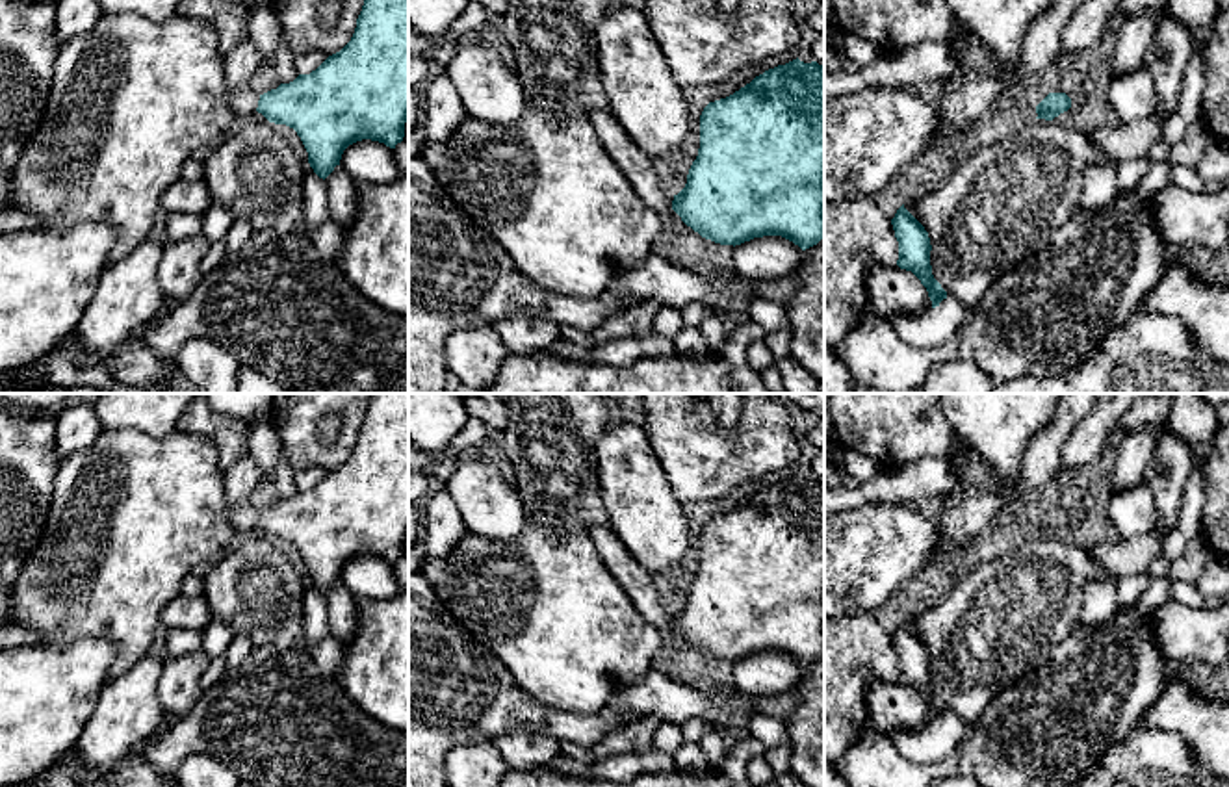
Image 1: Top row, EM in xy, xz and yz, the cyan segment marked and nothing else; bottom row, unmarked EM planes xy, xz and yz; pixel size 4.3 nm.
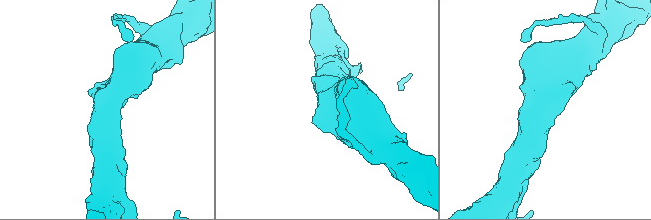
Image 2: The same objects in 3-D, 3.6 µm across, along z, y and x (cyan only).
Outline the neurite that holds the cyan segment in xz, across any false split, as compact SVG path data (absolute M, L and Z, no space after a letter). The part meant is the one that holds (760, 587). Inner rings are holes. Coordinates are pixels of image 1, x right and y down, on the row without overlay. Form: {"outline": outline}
{"outline": "M798 473L765 486L733 510L709 518L700 531L700 564L687 600L670 611L659 600L661 583L609 529L590 538L616 583L646 622L659 631L676 627L702 653L741 661L782 652L802 666L824 653L824 483Z"}

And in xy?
{"outline": "M371 394L351 457L310 490L258 510L251 496L262 479L264 473L251 457L225 473L234 529L241 533L258 527L269 538L293 544L319 594L325 596L340 581L343 566L356 557L371 555L395 564L405 553L408 531L408 394Z"}

